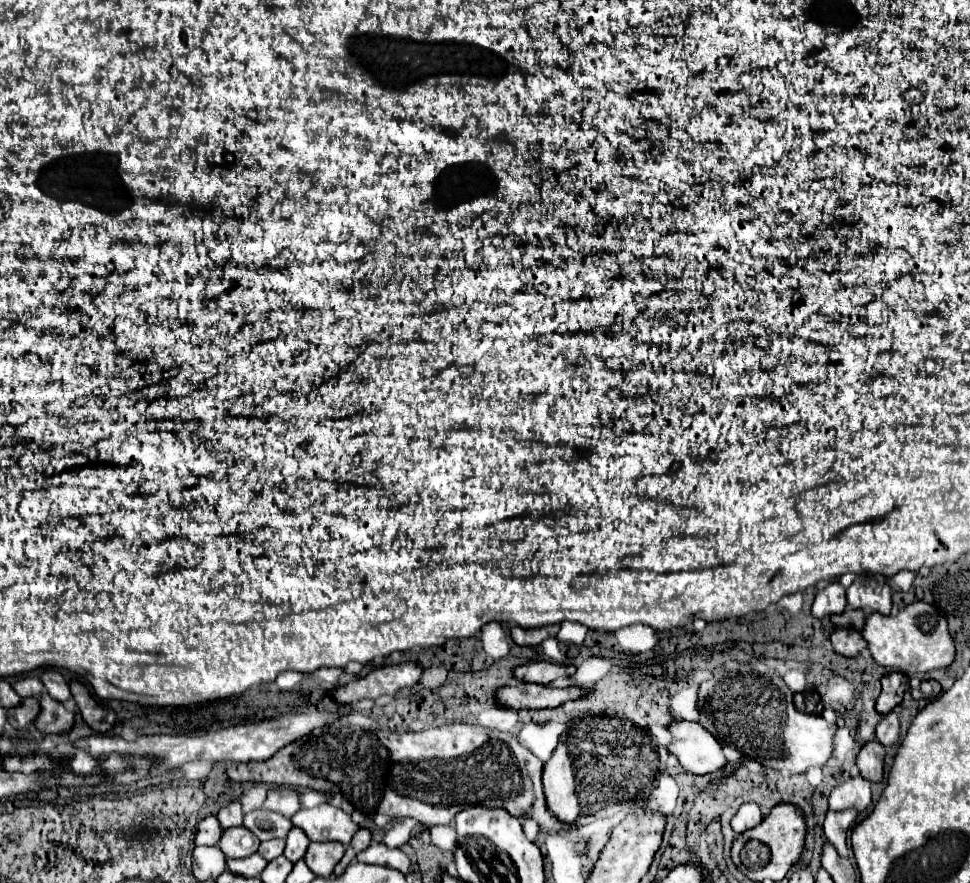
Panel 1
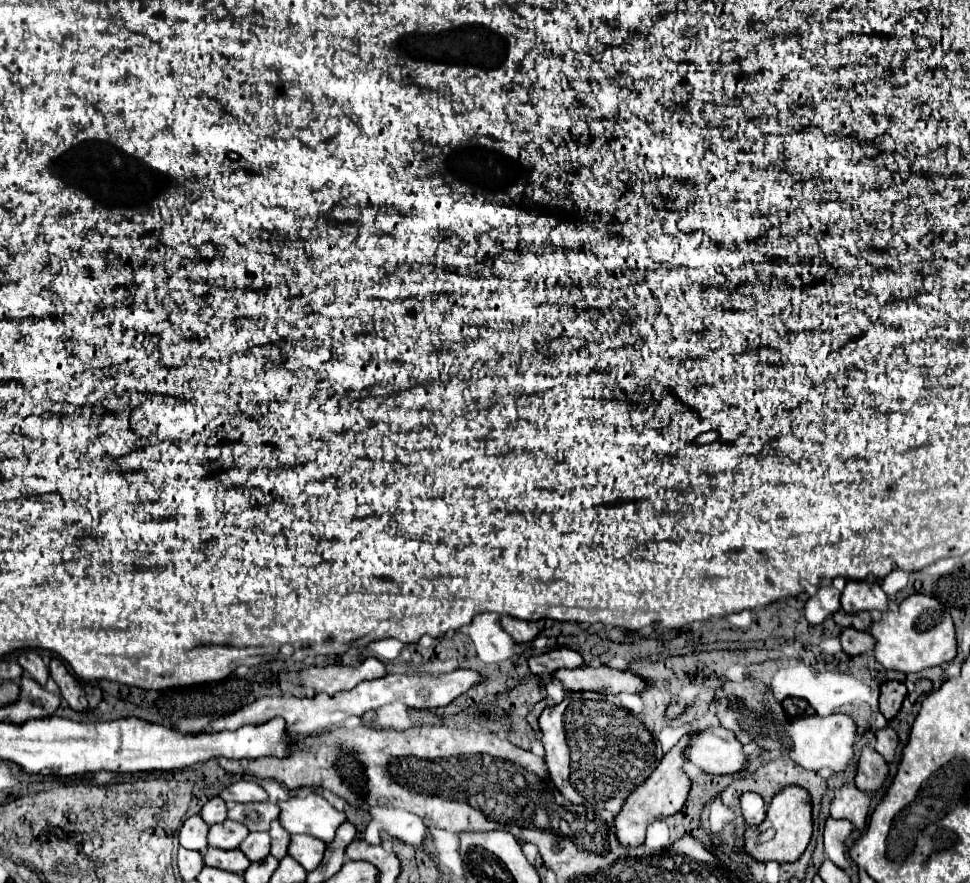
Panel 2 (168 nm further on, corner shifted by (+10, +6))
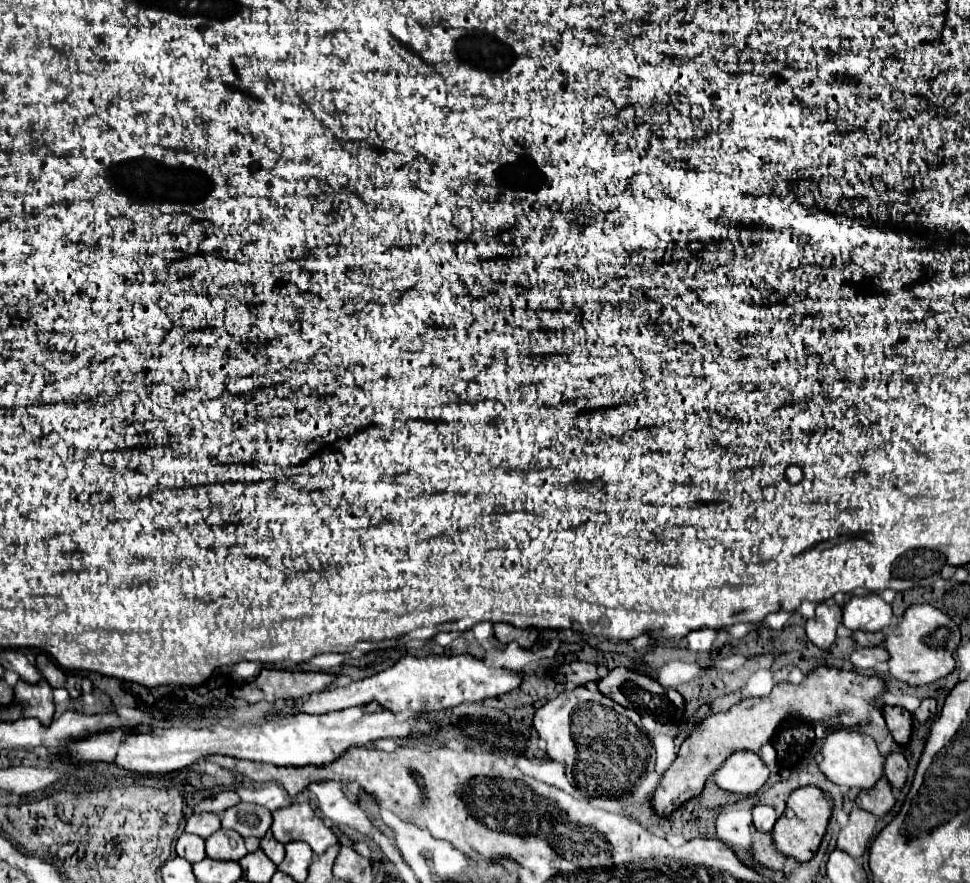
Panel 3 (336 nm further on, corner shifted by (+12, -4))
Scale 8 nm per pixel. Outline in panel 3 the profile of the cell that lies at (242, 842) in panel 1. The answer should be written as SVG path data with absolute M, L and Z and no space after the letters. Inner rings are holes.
M220 828L206 840L206 856L212 860L240 860L246 854L244 838L234 830Z

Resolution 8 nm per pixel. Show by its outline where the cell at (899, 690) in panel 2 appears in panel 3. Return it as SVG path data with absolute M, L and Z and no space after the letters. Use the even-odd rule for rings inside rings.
M882 706L882 716L888 724L892 738L898 744L906 744L912 732L912 714L900 706Z

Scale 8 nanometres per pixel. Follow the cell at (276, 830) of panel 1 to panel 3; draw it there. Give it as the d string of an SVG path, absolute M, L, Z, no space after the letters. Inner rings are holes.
M240 802L224 810L222 814L222 828L236 830L242 838L254 836L260 840L270 828L270 824L272 824L270 810L256 804L248 804L248 802Z

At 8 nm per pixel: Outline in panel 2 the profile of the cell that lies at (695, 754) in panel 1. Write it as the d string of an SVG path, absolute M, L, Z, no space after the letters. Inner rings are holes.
M710 726L692 742L692 750L688 750L688 760L700 766L706 774L738 774L748 766L748 756L742 750L742 742L732 734L732 730L726 730L722 726Z

